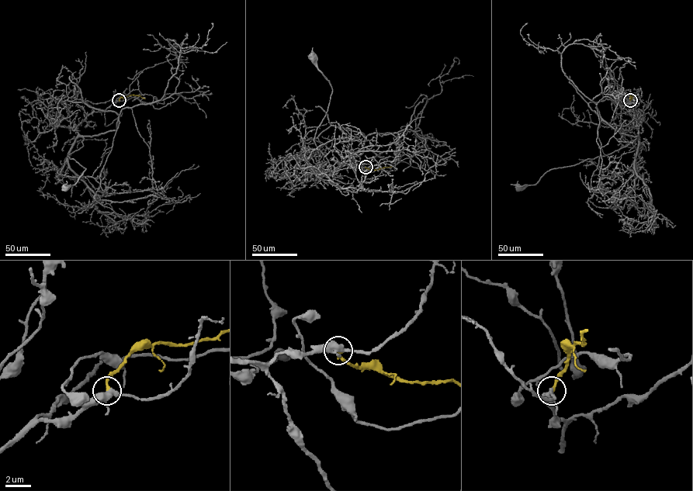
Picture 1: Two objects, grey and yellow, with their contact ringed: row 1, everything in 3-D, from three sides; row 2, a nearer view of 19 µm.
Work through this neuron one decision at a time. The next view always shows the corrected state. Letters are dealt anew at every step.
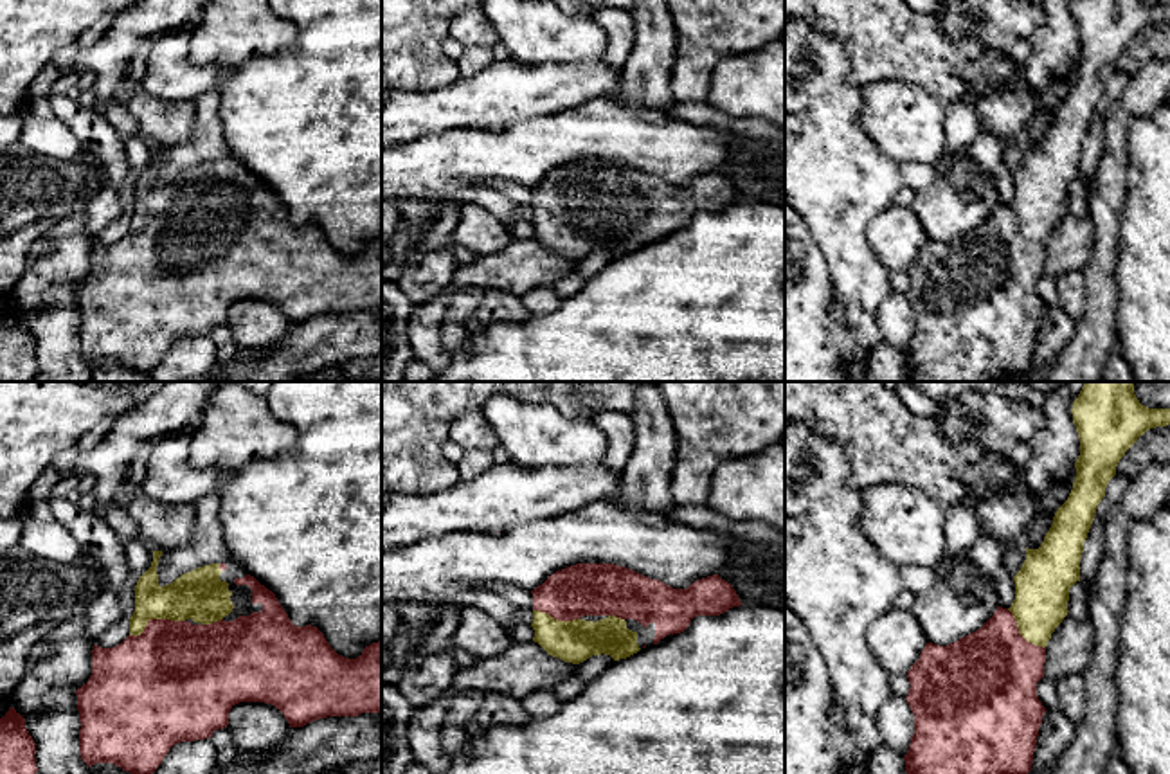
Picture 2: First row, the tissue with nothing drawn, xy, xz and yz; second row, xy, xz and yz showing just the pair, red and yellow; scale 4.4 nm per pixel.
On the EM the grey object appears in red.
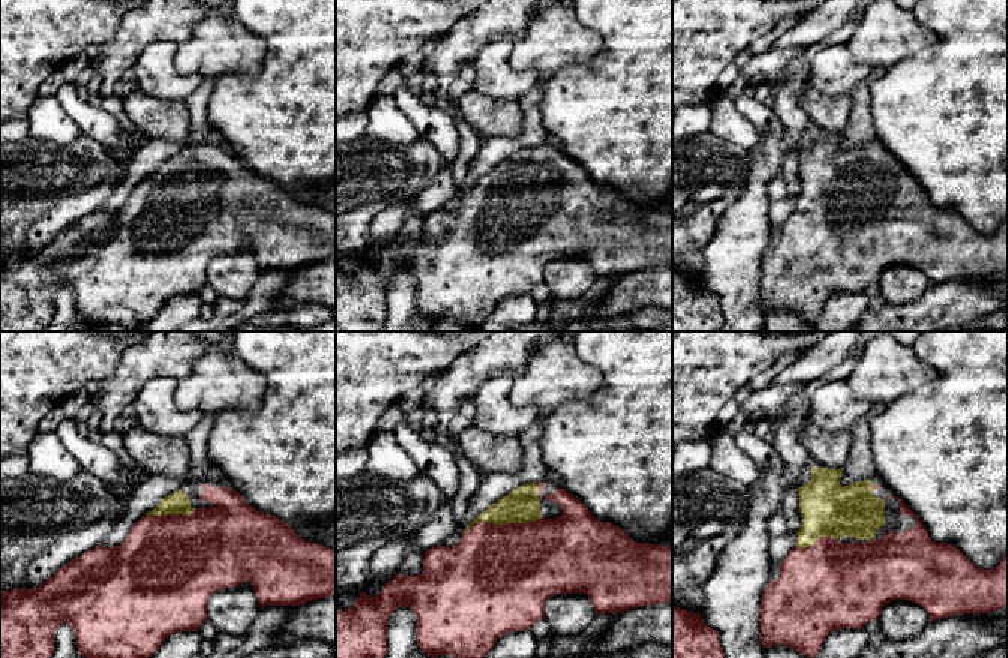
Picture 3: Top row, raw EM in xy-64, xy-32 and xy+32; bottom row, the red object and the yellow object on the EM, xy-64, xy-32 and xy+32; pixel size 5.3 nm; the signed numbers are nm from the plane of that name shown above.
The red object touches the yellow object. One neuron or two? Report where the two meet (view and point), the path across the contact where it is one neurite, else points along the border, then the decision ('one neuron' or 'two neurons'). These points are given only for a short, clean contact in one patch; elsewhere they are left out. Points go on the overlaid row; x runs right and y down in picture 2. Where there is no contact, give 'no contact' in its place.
xy (155, 620) | one neuron

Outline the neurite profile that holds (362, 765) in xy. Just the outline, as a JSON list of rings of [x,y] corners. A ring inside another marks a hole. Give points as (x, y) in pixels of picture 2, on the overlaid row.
[[[382,760],[351,761],[337,774],[382,774]]]

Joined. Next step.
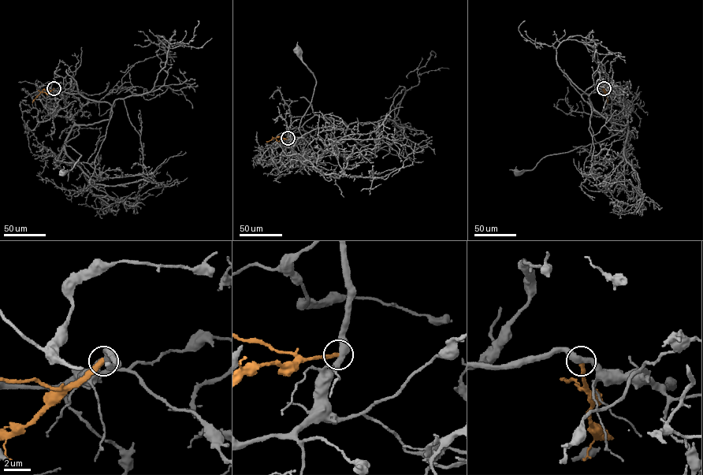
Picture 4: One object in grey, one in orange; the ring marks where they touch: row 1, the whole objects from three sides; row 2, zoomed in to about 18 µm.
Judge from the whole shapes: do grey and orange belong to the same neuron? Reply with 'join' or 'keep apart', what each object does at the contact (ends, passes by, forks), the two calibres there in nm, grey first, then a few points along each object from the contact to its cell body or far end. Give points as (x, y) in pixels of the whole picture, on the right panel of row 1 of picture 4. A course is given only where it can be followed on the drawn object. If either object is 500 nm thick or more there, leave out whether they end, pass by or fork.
keep apart; 500 nm thick on the grey side, 340 nm on the other; grey runs (604, 88), (623, 88), (609, 94), (611, 114), (626, 117), (625, 128), (516, 172); orange runs (604, 88), (607, 92), (603, 94), (607, 102)

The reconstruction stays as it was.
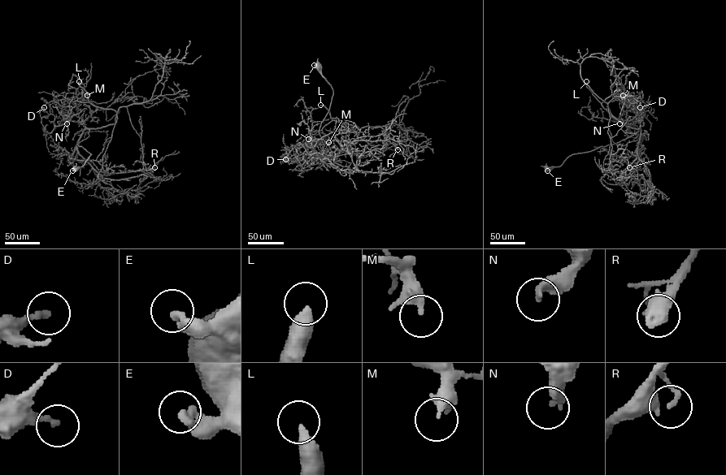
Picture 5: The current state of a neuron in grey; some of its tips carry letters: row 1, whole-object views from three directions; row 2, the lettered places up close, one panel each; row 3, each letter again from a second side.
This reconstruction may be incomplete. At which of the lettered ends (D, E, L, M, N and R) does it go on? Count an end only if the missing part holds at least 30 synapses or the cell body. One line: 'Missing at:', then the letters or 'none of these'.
Missing at: L, N

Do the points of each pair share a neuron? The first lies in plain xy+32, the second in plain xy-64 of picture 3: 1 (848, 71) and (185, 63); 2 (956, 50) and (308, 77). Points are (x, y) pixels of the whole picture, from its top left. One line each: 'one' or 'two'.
1: two
2: one

